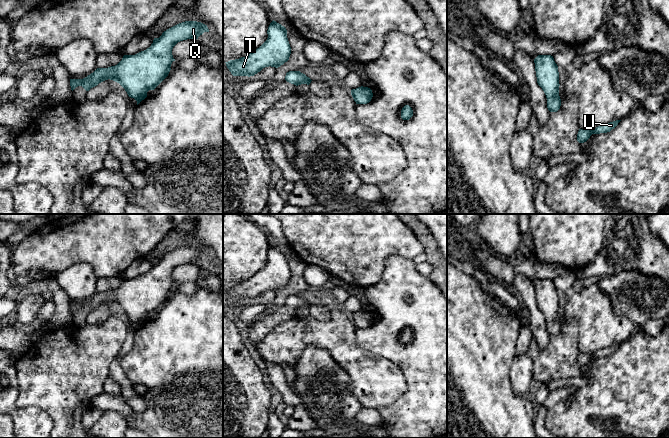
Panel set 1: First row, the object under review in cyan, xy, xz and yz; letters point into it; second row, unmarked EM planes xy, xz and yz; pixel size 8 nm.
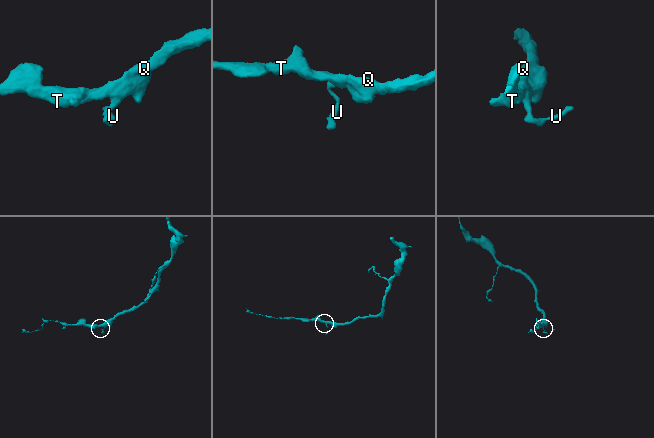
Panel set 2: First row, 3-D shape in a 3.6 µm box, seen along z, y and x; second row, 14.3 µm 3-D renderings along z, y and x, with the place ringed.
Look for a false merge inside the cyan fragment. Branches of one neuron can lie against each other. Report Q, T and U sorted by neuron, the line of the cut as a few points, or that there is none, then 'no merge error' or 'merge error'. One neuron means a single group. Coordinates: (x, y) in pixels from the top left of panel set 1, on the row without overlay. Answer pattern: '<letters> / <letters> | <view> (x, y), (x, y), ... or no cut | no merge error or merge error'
Q T U | no cut | no merge error

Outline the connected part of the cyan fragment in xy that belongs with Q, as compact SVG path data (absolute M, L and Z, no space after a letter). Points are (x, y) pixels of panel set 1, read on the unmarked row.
M185 245L179 247L162 257L159 262L154 262L149 272L135 279L124 279L122 284L115 290L97 292L93 297L83 303L70 303L71 314L82 310L86 315L97 310L105 304L113 304L119 307L127 316L128 320L137 325L137 329L147 321L149 314L154 314L169 298L171 288L175 283L172 279L173 271L180 265L198 263L204 256L209 256L207 249L197 245Z

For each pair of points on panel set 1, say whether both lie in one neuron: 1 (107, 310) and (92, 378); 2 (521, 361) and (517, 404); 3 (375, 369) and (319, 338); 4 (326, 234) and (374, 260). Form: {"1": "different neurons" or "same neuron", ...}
{"1": "different neurons", "2": "different neurons", "3": "same neuron", "4": "same neuron"}

